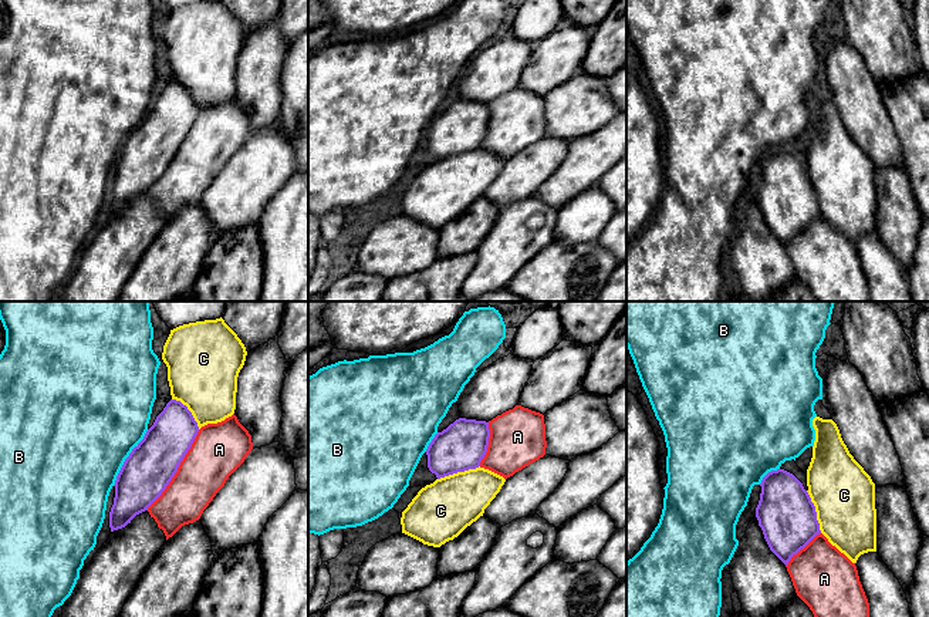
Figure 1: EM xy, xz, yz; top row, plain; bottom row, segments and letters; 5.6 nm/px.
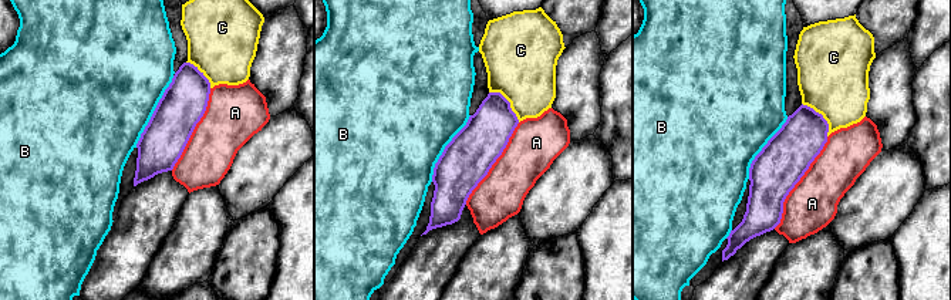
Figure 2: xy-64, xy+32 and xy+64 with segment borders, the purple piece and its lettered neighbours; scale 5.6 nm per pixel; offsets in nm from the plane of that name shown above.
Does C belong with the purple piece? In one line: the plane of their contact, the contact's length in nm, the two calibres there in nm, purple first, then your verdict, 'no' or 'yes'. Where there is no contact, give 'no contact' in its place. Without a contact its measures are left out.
xz | 260 nm | 280/320 nm | no

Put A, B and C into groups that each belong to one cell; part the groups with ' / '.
A / B / C

